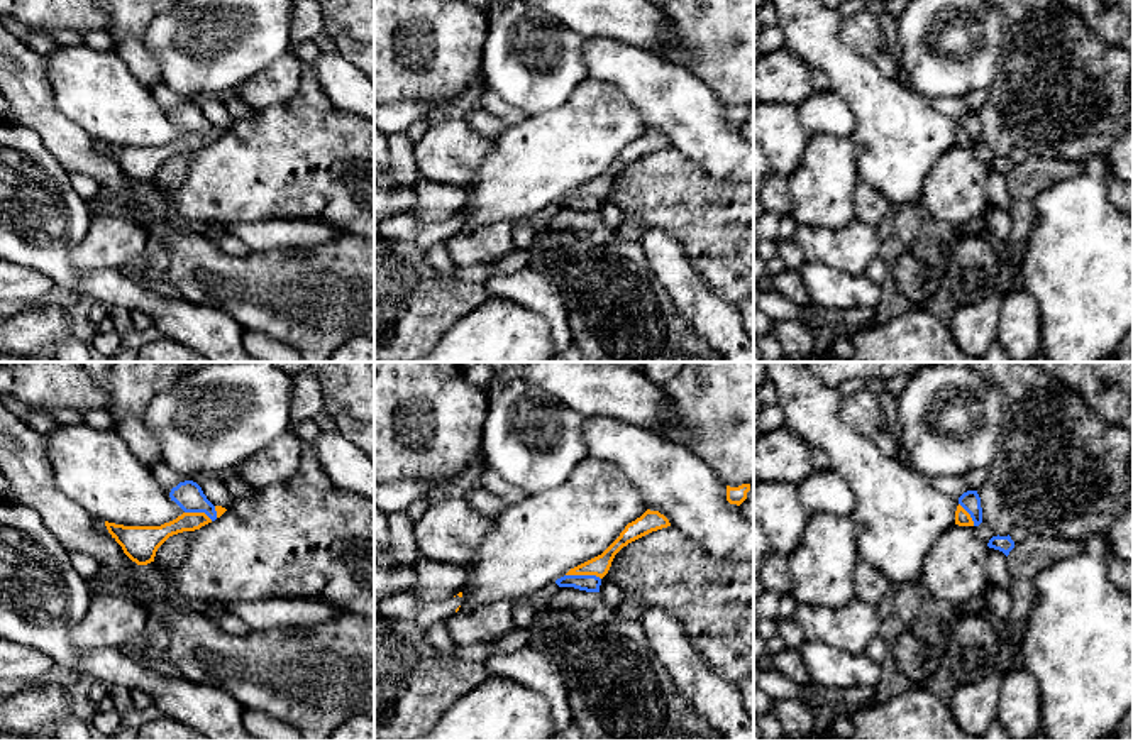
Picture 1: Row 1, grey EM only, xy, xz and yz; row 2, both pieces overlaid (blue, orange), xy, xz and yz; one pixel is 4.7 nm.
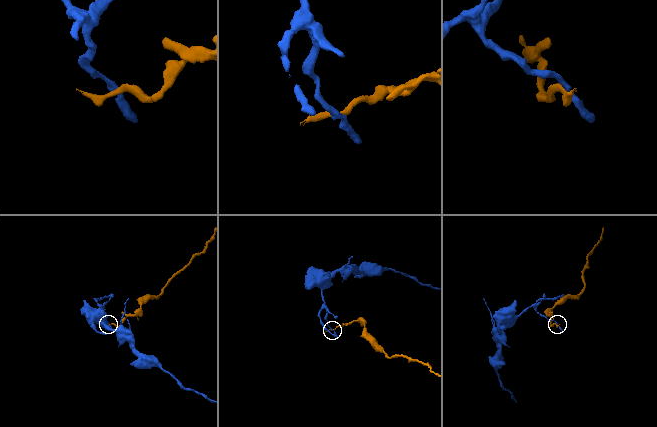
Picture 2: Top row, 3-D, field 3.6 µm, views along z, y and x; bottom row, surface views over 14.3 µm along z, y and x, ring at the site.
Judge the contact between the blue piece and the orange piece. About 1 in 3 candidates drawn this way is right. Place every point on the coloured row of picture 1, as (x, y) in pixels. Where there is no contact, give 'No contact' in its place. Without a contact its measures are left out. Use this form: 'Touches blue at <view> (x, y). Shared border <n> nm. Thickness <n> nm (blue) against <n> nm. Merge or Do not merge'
Touches blue at xz (583, 576). Shared border 170 nm. Thickness 80 nm (blue) against 90 nm. Do not merge

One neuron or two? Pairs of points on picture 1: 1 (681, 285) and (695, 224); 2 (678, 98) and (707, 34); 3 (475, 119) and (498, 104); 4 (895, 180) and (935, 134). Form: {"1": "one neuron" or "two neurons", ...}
{"1": "two neurons", "2": "two neurons", "3": "two neurons", "4": "one neuron"}

